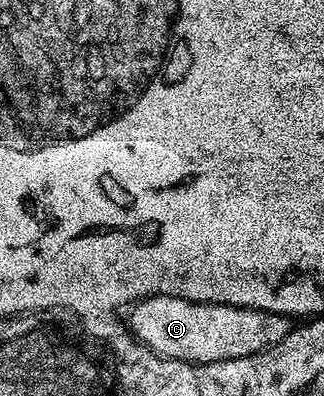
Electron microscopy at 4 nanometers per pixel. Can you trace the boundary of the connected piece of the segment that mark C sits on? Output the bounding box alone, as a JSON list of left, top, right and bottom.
[126,294,290,364]

